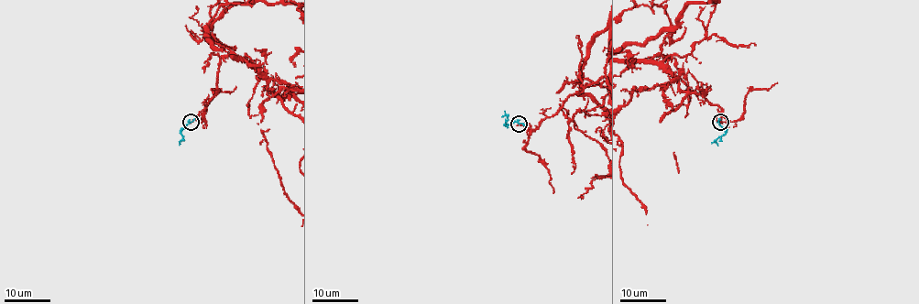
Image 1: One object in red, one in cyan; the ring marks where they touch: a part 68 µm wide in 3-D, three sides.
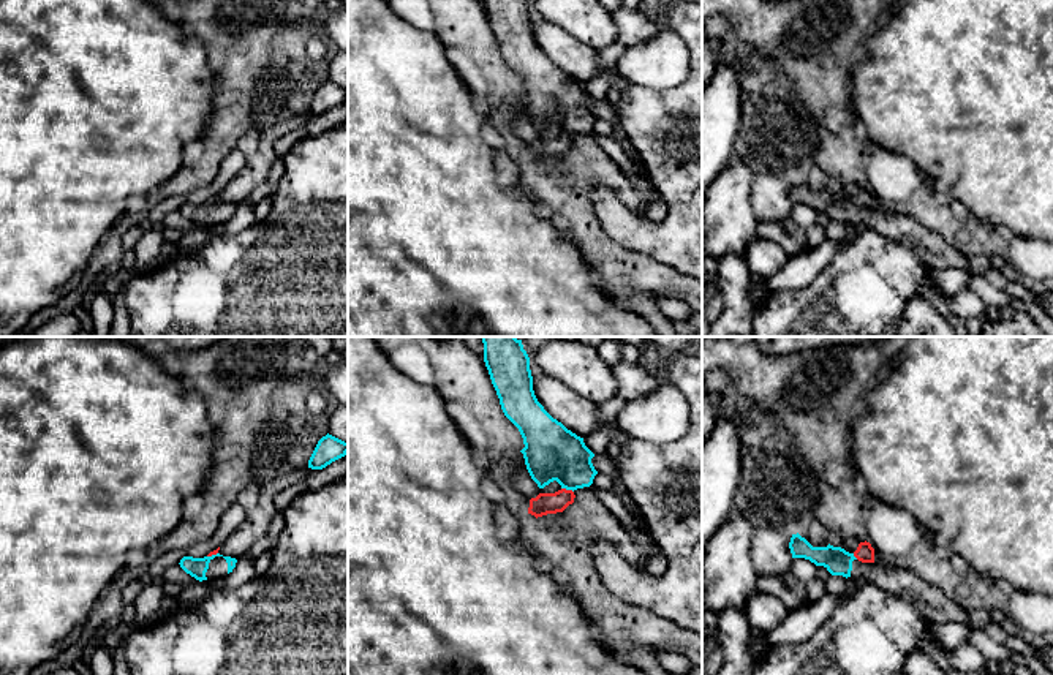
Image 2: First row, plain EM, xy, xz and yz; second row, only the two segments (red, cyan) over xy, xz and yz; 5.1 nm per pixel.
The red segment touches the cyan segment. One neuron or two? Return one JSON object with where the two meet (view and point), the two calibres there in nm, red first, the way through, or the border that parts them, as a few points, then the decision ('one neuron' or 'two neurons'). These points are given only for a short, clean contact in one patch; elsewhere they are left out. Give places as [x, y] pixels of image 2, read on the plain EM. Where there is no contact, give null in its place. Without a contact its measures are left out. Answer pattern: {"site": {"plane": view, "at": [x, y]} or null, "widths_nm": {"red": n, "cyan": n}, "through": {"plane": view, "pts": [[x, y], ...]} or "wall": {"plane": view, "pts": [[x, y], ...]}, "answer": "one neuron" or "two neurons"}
{"site": {"plane": "xz", "at": [568, 136]}, "widths_nm": {"red": 110, "cyan": 280}, "wall": {"plane": "xz", "pts": [[562, 133], [573, 138]]}, "answer": "two neurons"}

